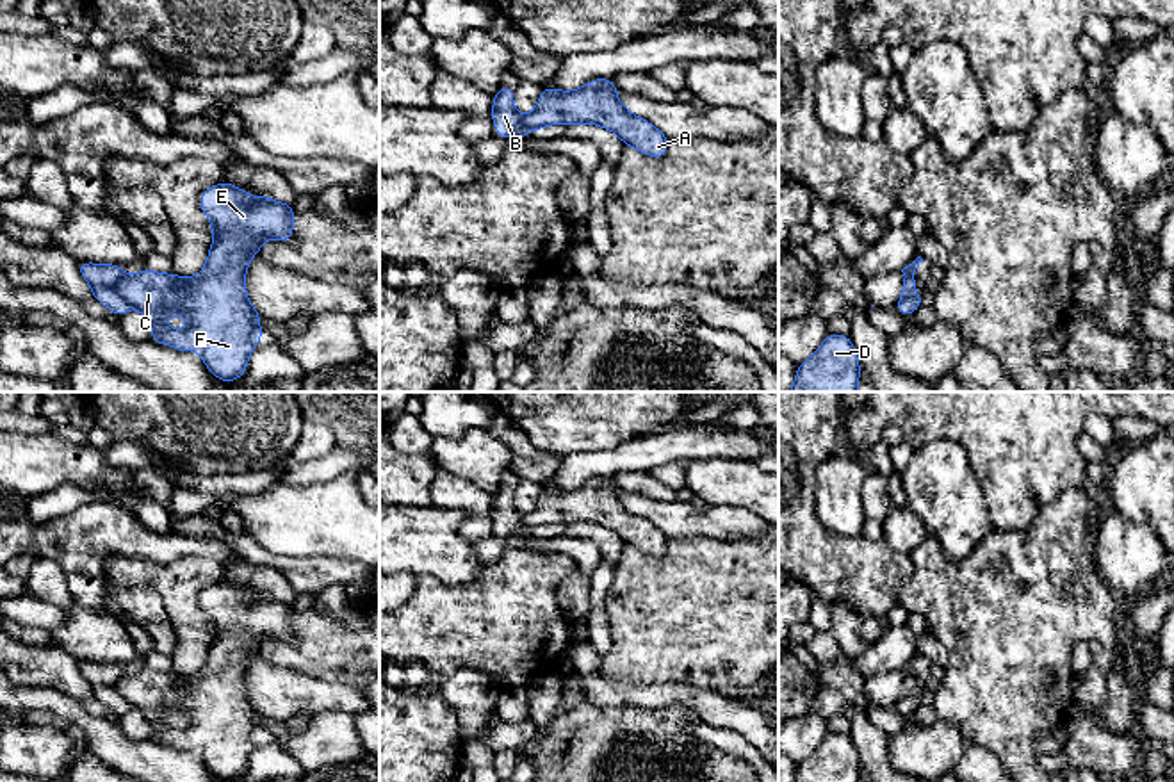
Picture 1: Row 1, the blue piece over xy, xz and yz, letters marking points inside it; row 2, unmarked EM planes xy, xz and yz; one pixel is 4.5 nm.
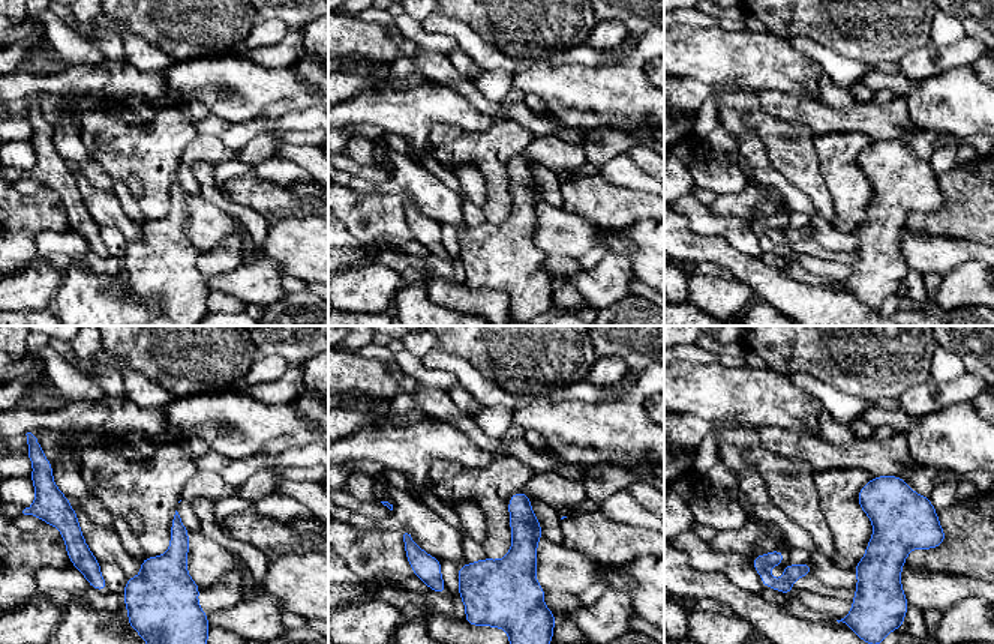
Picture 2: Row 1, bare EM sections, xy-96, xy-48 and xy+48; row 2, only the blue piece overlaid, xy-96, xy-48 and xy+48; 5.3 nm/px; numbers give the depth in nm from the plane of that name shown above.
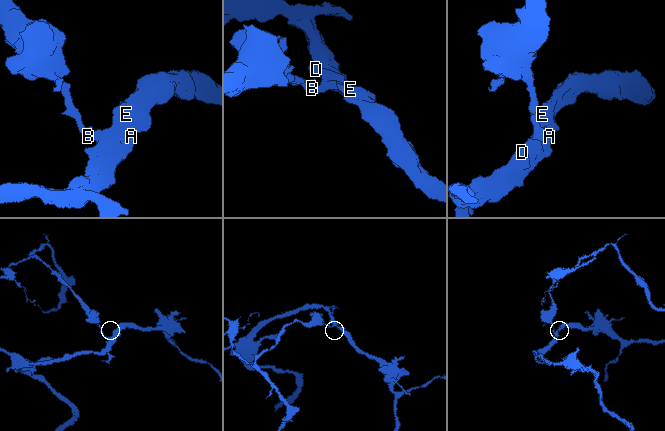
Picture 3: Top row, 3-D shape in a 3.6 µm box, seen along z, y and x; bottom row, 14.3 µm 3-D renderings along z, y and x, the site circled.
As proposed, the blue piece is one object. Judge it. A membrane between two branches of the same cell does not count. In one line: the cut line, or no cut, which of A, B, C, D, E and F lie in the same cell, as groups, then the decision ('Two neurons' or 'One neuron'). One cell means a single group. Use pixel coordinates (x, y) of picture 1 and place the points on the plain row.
Split along xy (122, 676), (116, 690), (130, 706). Groups: A C D E F / B. Two neurons

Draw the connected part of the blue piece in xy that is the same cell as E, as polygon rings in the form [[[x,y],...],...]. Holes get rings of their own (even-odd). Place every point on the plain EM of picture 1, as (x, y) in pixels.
[[[224,579],[201,591],[200,606],[214,629],[200,673],[185,677],[144,666],[123,675],[116,689],[146,716],[153,729],[150,741],[198,750],[205,766],[230,782],[242,777],[249,753],[264,737],[262,714],[246,693],[246,668],[264,639],[294,638],[296,609],[265,593],[251,597]],[[171,713],[183,714],[191,725],[171,729],[164,721]]]

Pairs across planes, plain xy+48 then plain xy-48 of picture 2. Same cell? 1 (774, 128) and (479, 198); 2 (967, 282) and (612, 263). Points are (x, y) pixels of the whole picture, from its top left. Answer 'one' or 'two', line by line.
1: one
2: one

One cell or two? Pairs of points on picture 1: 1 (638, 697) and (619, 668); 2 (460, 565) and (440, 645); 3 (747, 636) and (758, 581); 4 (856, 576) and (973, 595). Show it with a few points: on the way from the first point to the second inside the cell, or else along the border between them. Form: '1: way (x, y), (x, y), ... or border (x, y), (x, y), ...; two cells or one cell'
1: border (599, 658), (599, 672), (610, 681), (670, 684); two cells
2: border (485, 567), (474, 579), (460, 585), (417, 576); two cells
3: way (747, 622), (747, 610), (758, 595); one cell
4: border (909, 556), (911, 578), (896, 601); two cells

